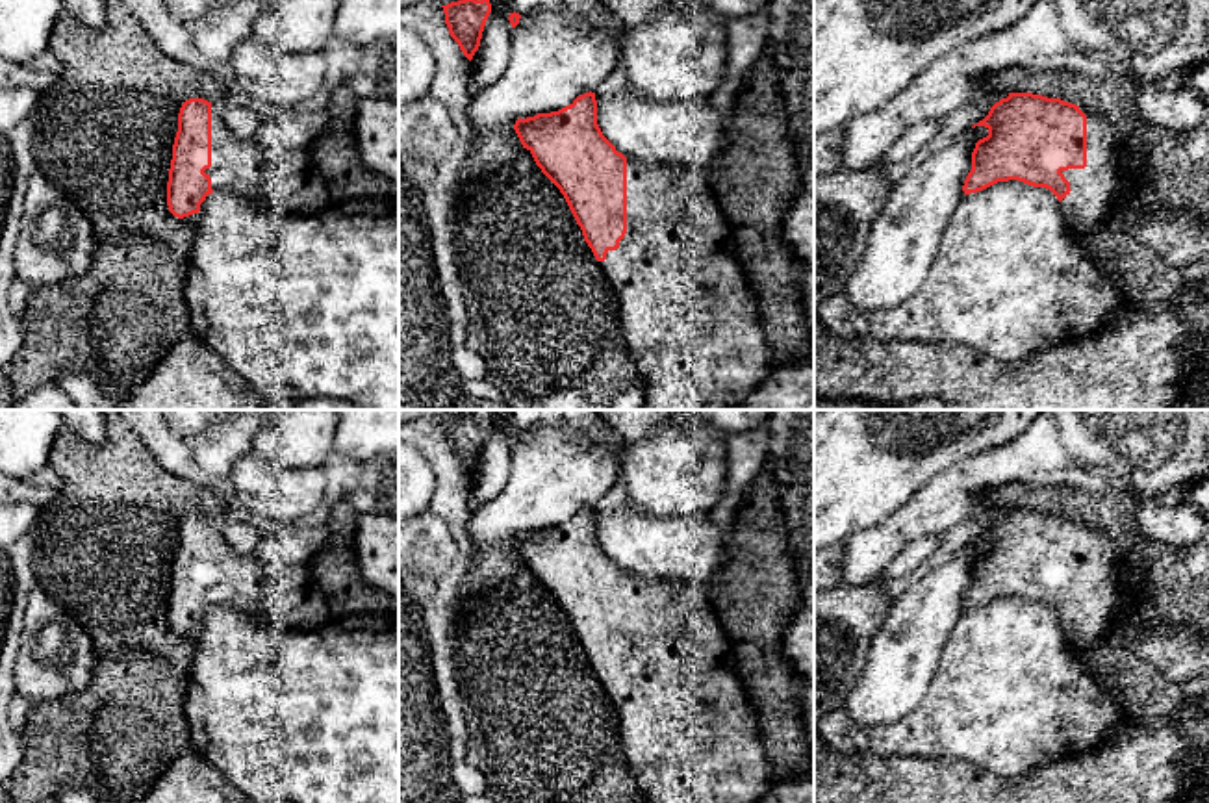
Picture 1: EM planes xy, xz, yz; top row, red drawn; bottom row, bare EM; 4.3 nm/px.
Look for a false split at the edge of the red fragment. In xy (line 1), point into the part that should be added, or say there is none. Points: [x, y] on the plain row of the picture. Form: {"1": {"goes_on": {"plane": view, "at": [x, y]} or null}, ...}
{"1": {"goes_on": {"plane": "xy", "at": [288, 596]}}}

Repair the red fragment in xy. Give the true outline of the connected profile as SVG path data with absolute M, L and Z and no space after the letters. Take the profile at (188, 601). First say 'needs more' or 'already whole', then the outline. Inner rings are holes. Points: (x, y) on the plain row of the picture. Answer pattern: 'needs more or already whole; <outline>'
needs more; M189 514L178 529L178 547L167 597L169 627L193 640L202 618L215 606L226 606L243 616L287 629L319 629L330 621L325 592L308 564L273 564L263 556L239 554L223 536L223 527L204 516Z

